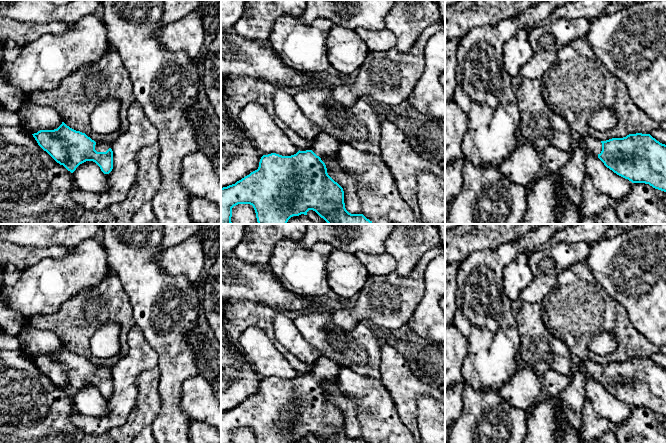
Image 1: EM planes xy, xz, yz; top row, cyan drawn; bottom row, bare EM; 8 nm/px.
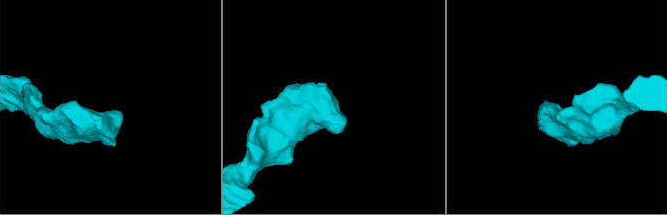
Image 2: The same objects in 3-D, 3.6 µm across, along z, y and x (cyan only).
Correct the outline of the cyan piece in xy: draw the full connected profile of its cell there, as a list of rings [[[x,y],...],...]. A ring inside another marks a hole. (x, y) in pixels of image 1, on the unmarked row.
[[[64,346],[57,353],[40,354],[32,359],[44,375],[71,397],[86,385],[95,386],[104,398],[113,393],[111,368],[97,367]]]

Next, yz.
[[[629,358],[606,365],[579,359],[579,371],[568,387],[558,397],[540,399],[528,414],[528,430],[522,443],[557,443],[557,411],[578,436],[588,377],[597,379],[607,392],[632,407],[649,408],[666,416],[666,369],[650,358]]]

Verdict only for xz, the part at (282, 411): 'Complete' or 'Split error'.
Split error

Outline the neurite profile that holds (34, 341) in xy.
[[[26,322],[18,338],[21,342],[21,351],[31,358],[40,354],[54,354],[62,348],[58,336],[50,330],[40,330]]]

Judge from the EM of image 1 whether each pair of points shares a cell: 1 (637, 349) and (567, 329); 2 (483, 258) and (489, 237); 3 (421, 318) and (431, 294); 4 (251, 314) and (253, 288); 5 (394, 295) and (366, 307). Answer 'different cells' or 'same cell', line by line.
1: same cell
2: different cells
3: same cell
4: different cells
5: same cell

